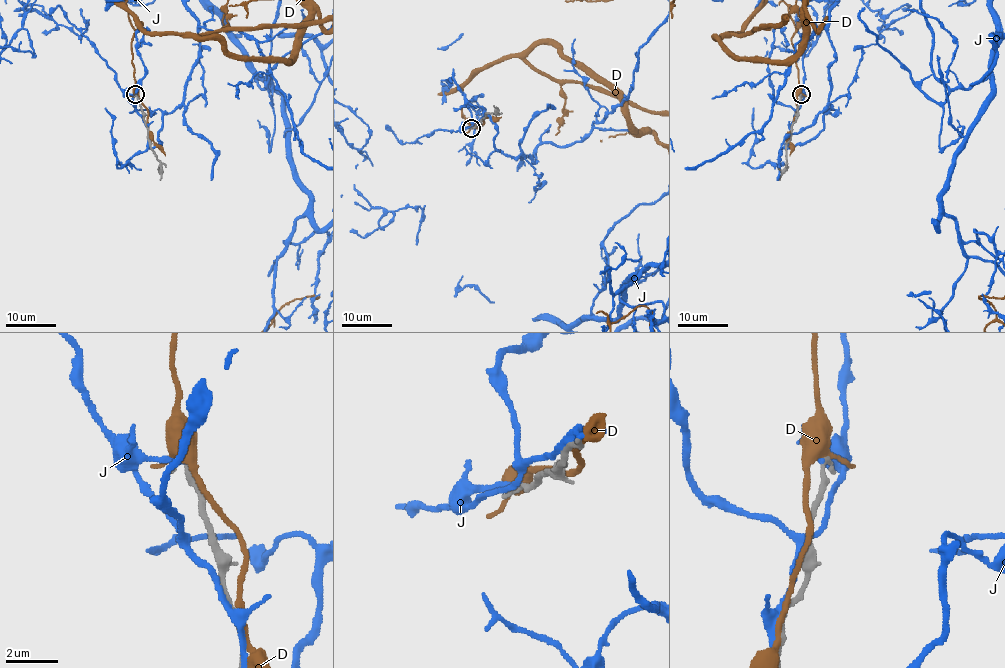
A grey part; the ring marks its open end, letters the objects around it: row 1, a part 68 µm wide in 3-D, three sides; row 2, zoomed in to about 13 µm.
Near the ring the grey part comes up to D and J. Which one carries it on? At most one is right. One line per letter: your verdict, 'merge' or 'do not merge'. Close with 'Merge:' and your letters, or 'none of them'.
D: do not merge
J: do not merge
Merge: none of them

